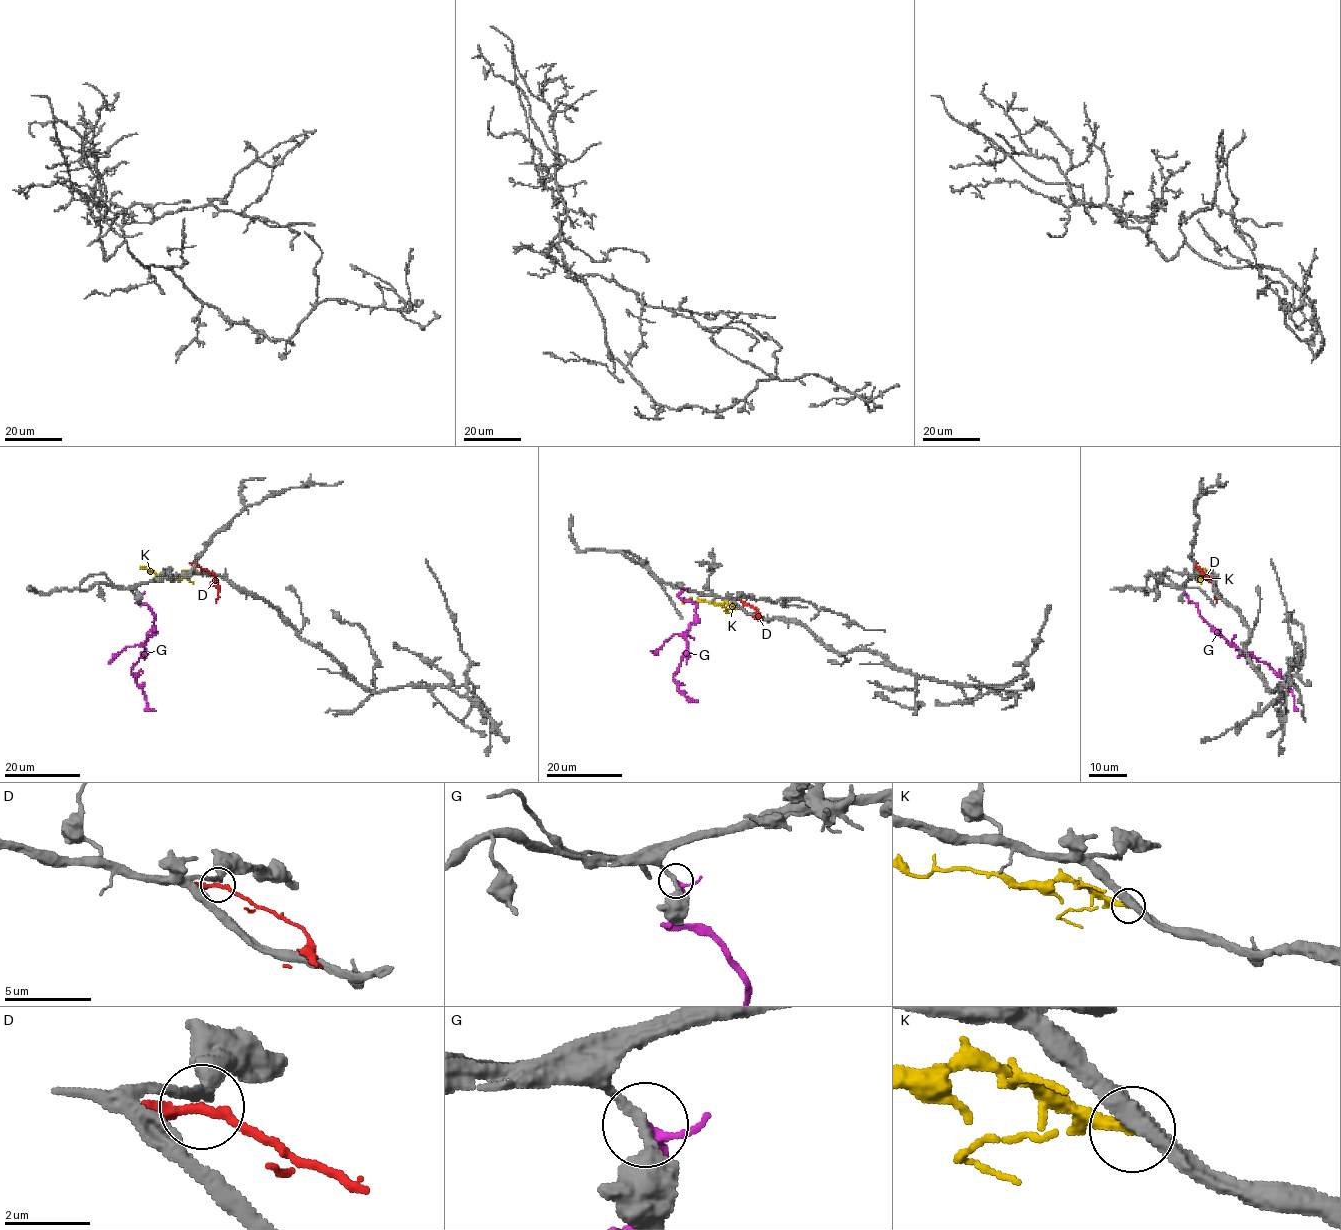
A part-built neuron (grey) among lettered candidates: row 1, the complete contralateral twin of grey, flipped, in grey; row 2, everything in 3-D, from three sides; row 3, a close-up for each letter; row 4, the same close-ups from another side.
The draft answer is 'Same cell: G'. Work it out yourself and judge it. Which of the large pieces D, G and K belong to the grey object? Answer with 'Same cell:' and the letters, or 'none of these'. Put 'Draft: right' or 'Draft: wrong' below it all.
Same cell: G
Draft: right

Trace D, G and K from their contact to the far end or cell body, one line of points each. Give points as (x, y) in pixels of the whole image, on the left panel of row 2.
D: (195, 563), (211, 574), (217, 583), (215, 603)
G: (139, 593), (136, 601), (147, 606), (154, 620), (144, 652), (131, 672), (146, 705), (155, 711)
K: (198, 572), (165, 578), (140, 566)

